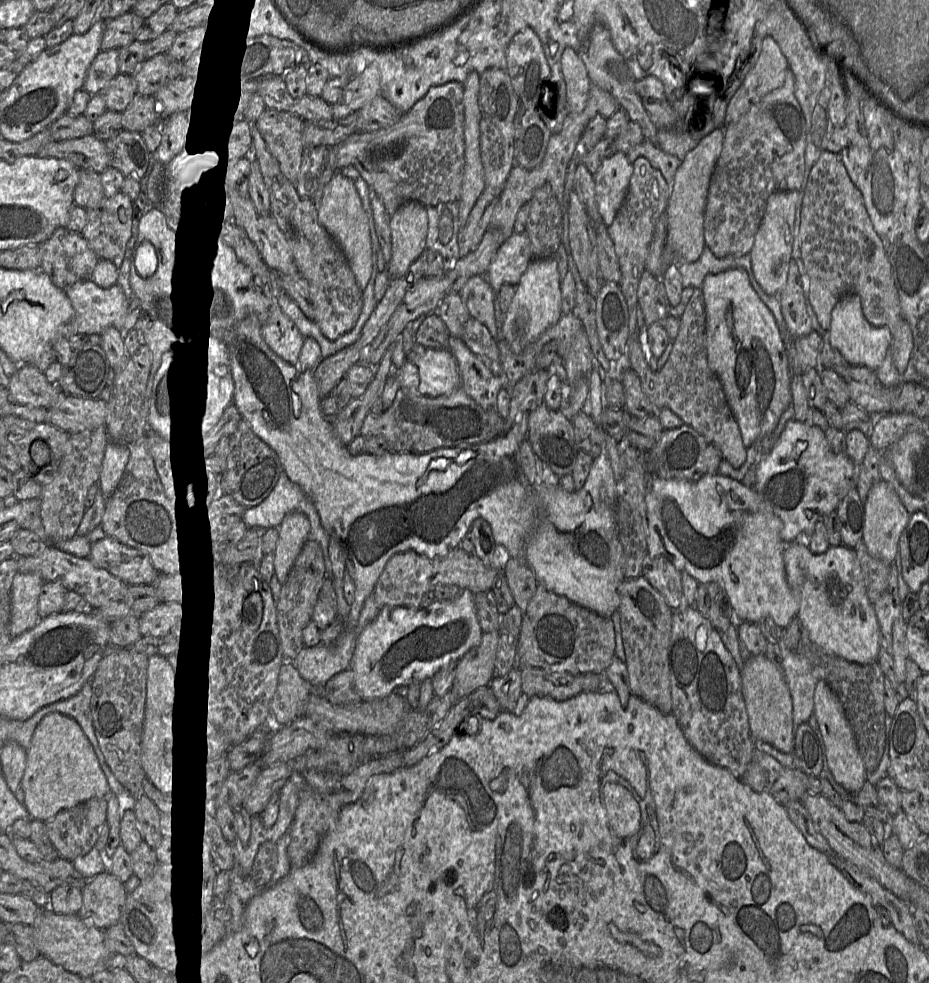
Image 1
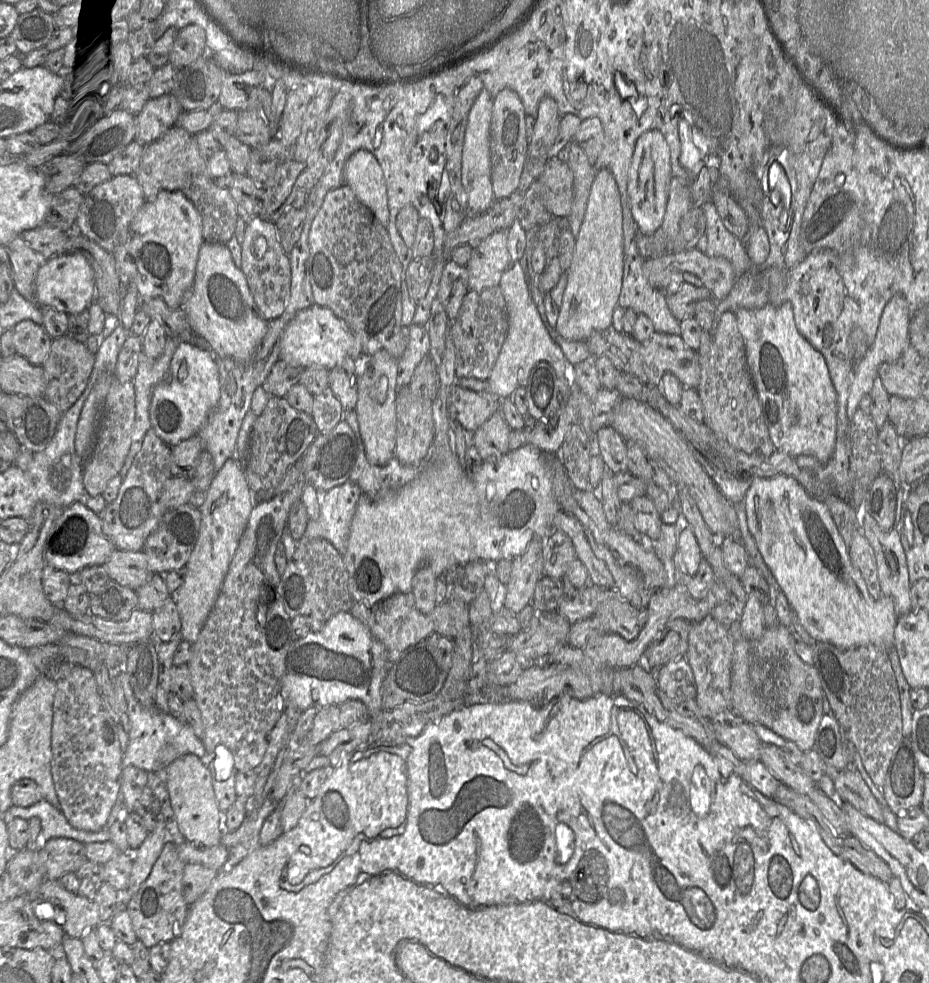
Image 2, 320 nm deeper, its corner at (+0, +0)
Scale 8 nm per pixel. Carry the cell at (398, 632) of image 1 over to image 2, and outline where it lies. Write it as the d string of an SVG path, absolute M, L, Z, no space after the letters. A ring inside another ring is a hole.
M350 612L336 614L318 633L305 638L295 637L294 643L289 647L286 670L280 682L289 737L299 716L310 707L324 708L358 700L366 706L370 717L382 711L382 684L386 678L386 665L373 666L375 639L368 628Z

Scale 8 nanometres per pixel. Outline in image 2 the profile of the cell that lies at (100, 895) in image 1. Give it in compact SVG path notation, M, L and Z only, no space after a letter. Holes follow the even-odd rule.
M44 880L35 889L35 896L41 901L51 901L54 907L59 907L65 913L64 932L66 937L81 939L88 930L96 929L101 924L99 906L96 905L94 899L68 892L58 881Z

